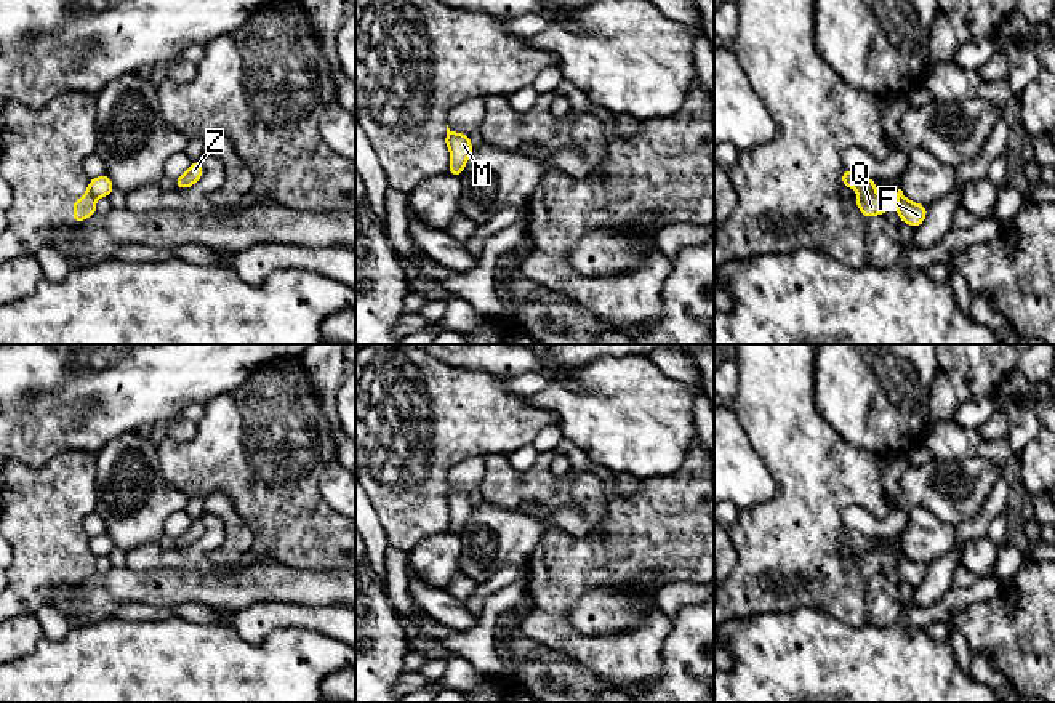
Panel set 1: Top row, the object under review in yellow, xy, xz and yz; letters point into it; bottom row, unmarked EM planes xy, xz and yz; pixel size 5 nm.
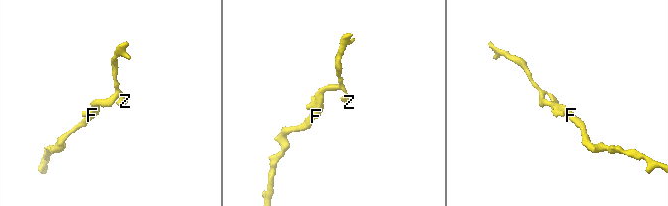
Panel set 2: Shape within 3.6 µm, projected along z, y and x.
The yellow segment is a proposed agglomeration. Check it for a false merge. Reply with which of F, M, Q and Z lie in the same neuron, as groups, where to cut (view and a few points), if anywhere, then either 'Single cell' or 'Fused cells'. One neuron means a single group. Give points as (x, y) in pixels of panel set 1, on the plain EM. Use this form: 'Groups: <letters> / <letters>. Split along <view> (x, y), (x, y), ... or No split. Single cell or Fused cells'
Groups: F M Z / Q. Split along yz (857, 548), (873, 551). Fused cells

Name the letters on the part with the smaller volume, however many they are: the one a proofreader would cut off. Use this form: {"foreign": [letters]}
{"foreign": ["Q"]}

